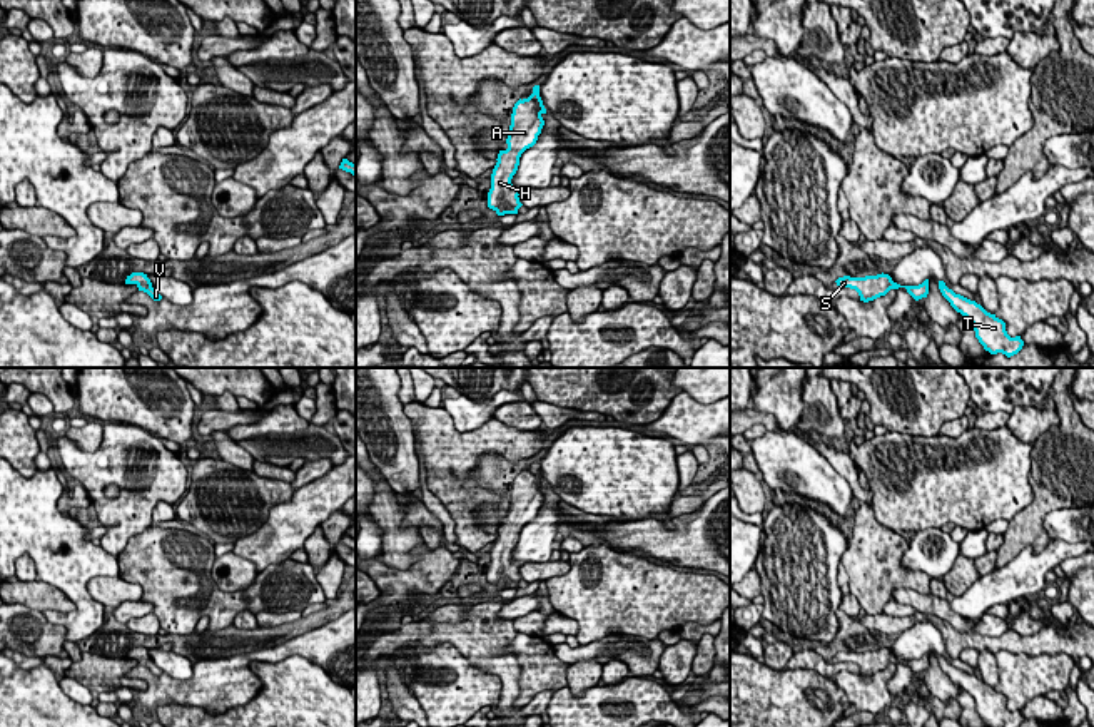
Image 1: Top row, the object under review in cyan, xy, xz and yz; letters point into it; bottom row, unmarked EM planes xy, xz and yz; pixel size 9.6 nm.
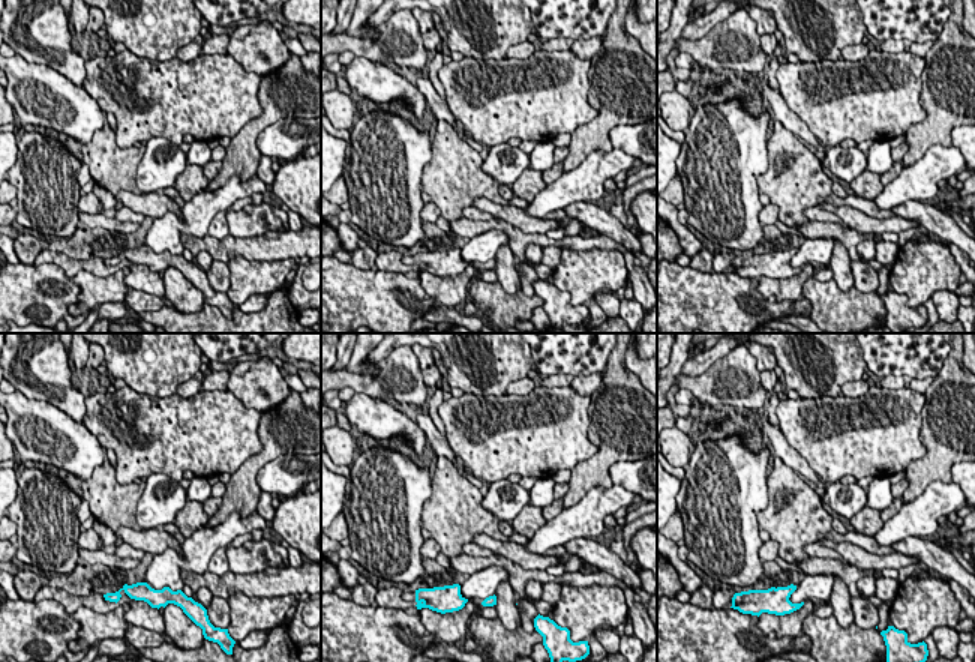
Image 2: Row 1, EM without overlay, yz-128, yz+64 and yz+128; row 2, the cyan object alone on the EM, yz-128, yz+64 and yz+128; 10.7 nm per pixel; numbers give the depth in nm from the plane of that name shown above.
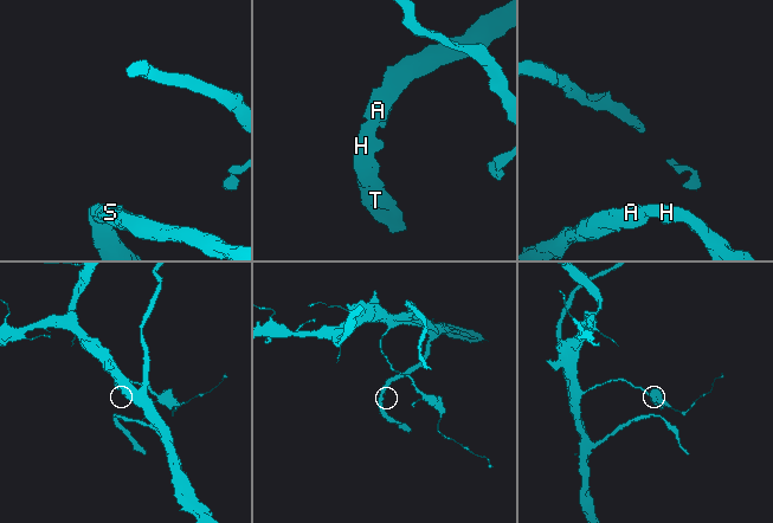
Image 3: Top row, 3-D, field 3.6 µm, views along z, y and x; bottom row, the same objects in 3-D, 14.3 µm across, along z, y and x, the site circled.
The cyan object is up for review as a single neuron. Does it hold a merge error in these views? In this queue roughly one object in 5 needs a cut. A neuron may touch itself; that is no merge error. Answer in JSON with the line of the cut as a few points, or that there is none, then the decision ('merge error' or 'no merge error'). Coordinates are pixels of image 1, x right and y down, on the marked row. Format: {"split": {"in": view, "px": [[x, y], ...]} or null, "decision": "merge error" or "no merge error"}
{"split": null, "decision": "no merge error"}

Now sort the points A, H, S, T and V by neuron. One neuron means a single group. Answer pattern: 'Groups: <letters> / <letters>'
Groups: A H S T V

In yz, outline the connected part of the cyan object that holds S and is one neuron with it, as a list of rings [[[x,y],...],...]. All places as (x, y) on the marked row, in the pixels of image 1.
[[[889,274],[865,276],[865,277],[850,277],[843,276],[837,281],[838,289],[850,287],[855,289],[860,296],[860,301],[869,302],[880,296],[885,296],[890,289],[905,287],[907,292],[915,299],[927,297],[929,294],[929,279],[919,286],[900,286],[892,281]]]

